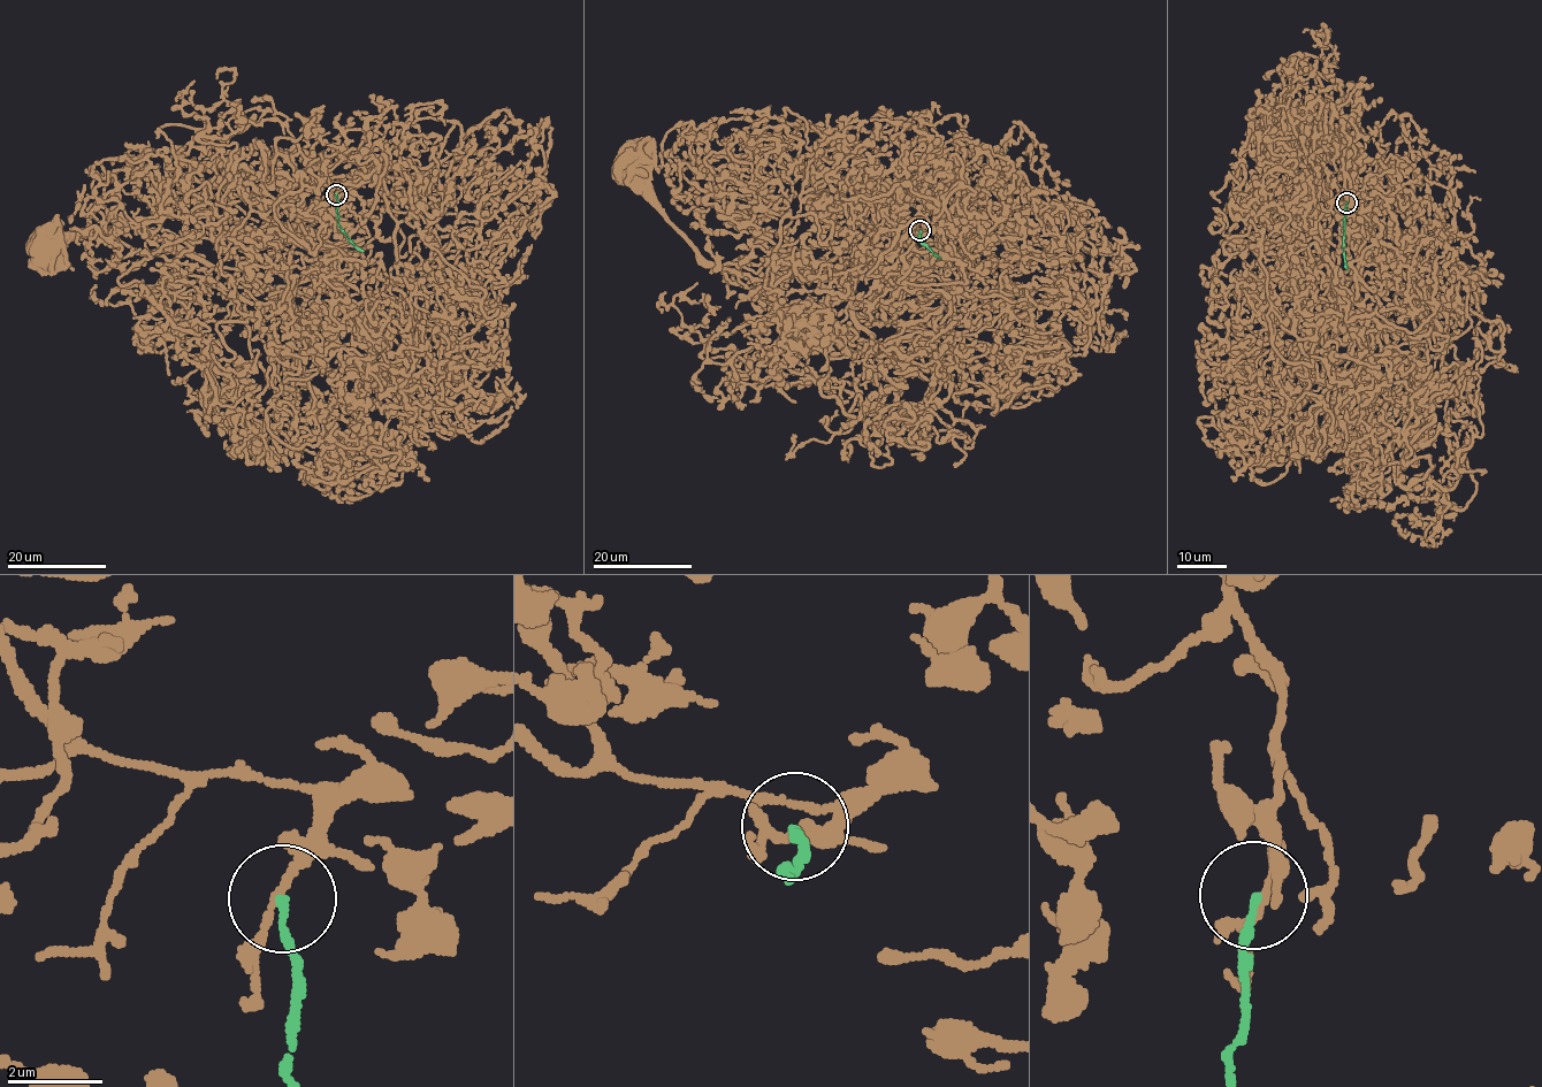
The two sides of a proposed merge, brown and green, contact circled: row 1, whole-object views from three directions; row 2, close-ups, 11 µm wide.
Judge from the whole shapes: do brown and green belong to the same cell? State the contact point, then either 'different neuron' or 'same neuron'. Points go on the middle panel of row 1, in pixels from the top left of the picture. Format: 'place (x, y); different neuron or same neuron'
place (920, 230); different neuron

